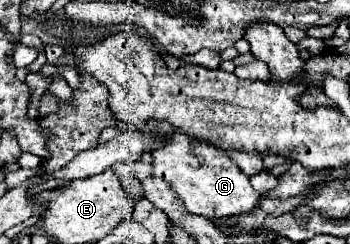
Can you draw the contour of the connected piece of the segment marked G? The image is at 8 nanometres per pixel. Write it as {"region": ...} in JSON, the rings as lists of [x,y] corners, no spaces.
{"region":[[[172,134],[162,150],[152,152],[152,174],[162,178],[182,200],[190,214],[200,214],[210,220],[226,220],[250,212],[260,194],[250,186],[248,176],[222,150],[208,142],[190,142],[186,134]]]}

